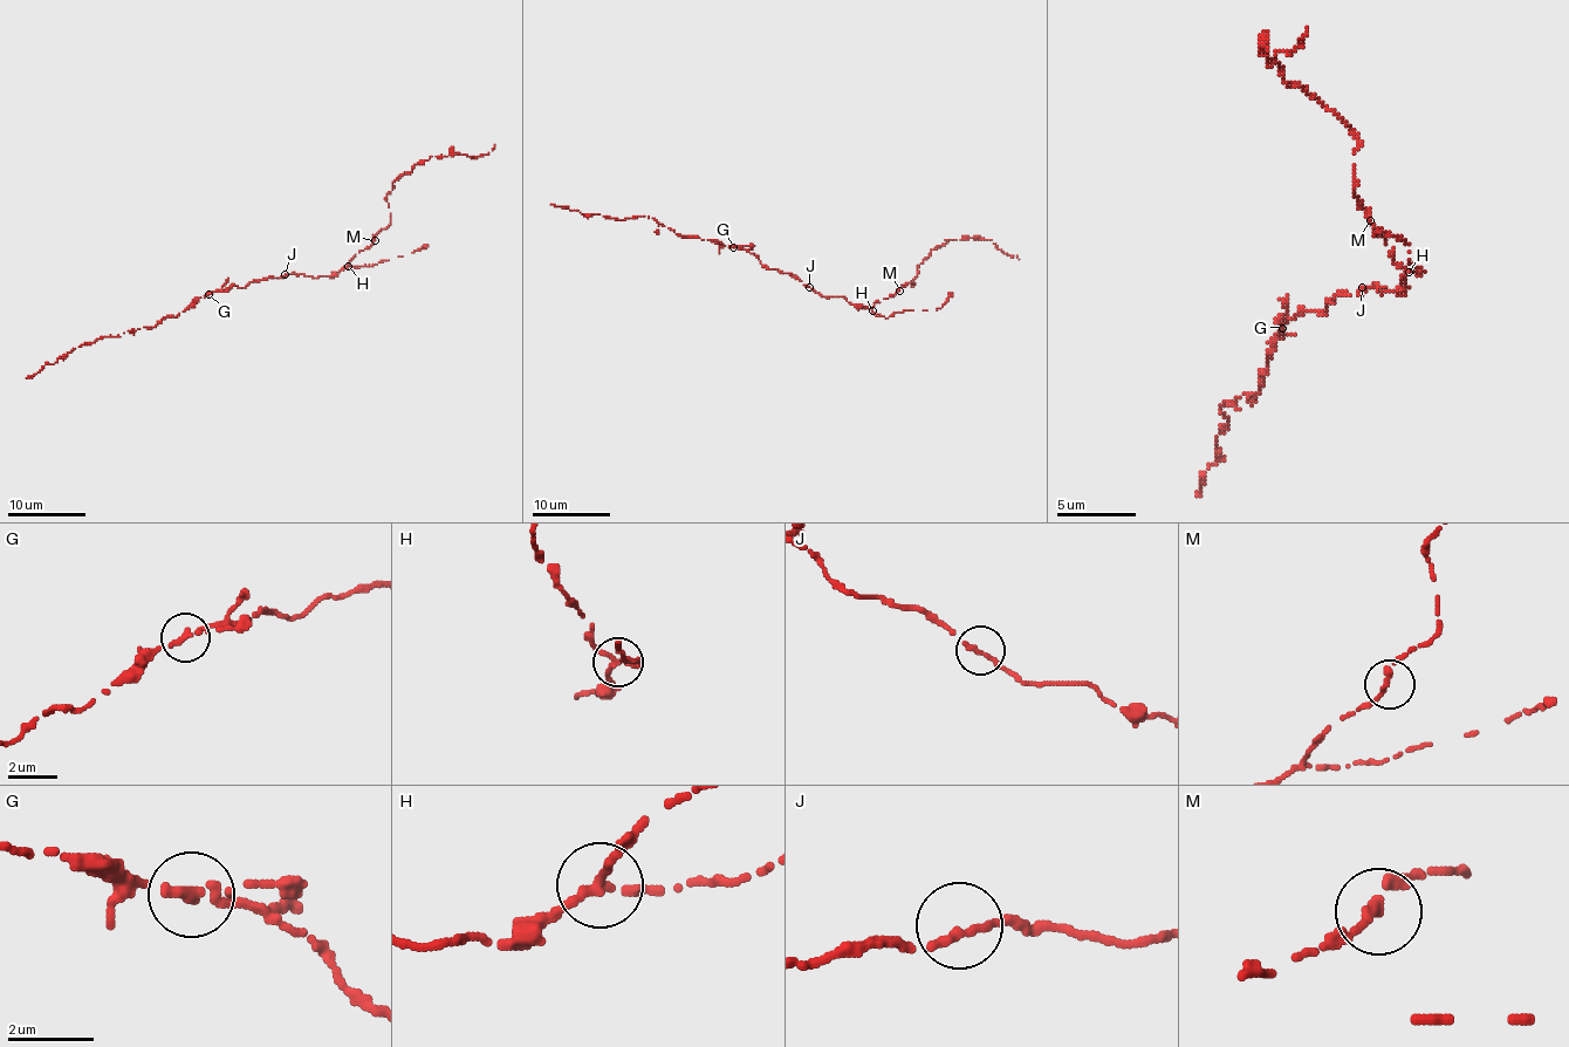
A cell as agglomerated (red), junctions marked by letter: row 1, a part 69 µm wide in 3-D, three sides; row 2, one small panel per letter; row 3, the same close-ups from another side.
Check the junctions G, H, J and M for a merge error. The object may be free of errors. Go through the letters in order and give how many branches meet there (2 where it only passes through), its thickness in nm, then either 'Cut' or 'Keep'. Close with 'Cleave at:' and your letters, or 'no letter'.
G: Branches: 2. Thickness 240 nm. Keep
H: Branches: 3. Thickness 180 nm. Keep
J: Branches: 2. Thickness 200 nm. Keep
M: Branches: 2. Thickness 260 nm. Keep
Cleave at: no letter

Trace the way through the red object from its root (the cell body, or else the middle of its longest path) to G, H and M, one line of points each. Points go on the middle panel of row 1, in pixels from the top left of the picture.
G: (809, 287), (788, 273), (765, 267), (752, 253), (733, 247)
H: (809, 287), (823, 296), (842, 296), (852, 305), (872, 310)
M: (809, 287), (823, 296), (842, 296), (852, 305), (870, 308), (899, 291)

